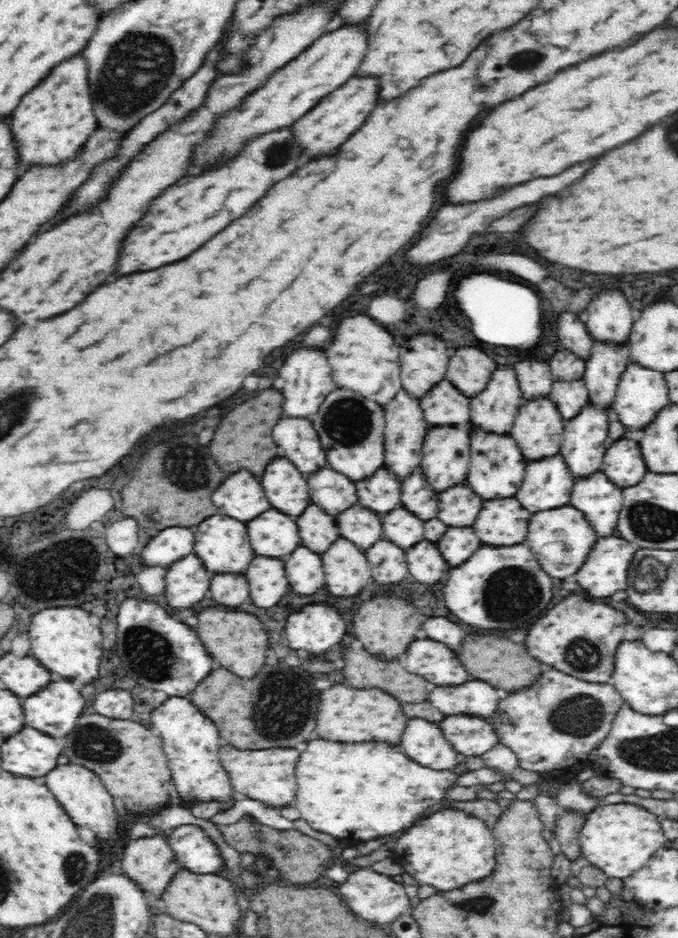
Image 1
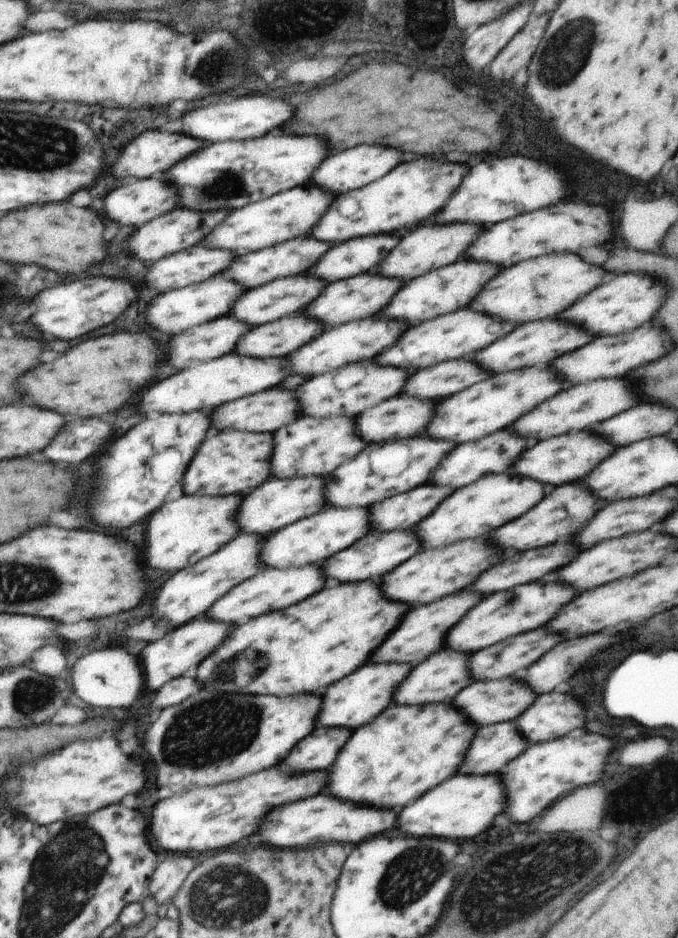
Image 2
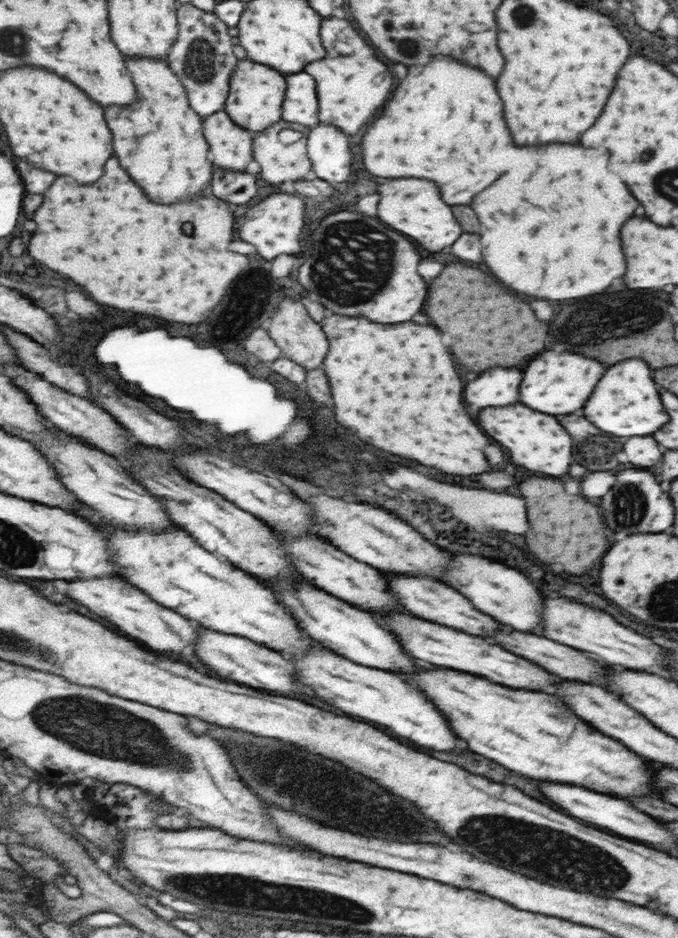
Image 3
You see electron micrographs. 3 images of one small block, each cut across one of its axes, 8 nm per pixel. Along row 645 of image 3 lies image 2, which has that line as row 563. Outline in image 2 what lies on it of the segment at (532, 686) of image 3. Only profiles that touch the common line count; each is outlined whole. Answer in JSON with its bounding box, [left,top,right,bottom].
[381,540,499,604]

